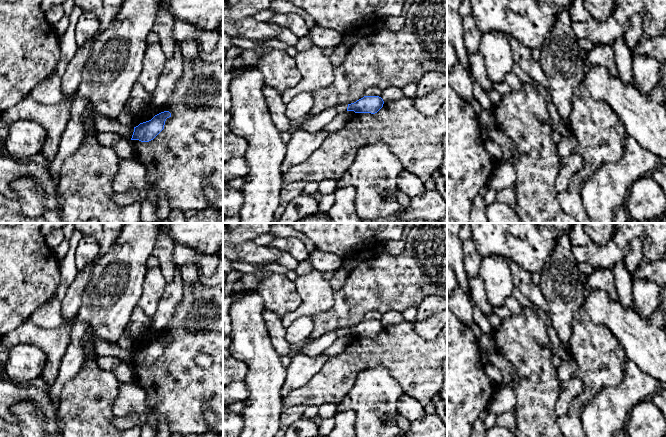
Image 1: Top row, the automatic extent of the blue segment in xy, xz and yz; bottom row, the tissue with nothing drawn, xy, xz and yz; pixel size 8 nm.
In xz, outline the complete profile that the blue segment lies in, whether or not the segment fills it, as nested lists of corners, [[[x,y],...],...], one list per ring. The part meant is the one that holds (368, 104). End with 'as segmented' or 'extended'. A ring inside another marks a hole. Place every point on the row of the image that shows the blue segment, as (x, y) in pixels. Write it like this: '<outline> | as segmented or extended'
[[[364,96],[351,104],[341,104],[322,111],[320,114],[307,118],[300,126],[309,132],[322,130],[338,114],[346,111],[355,113],[377,113],[383,107],[384,101],[379,96]]] | extended

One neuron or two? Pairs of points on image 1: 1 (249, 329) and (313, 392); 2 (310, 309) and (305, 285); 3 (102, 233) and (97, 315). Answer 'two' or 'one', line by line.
1: two
2: one
3: two

